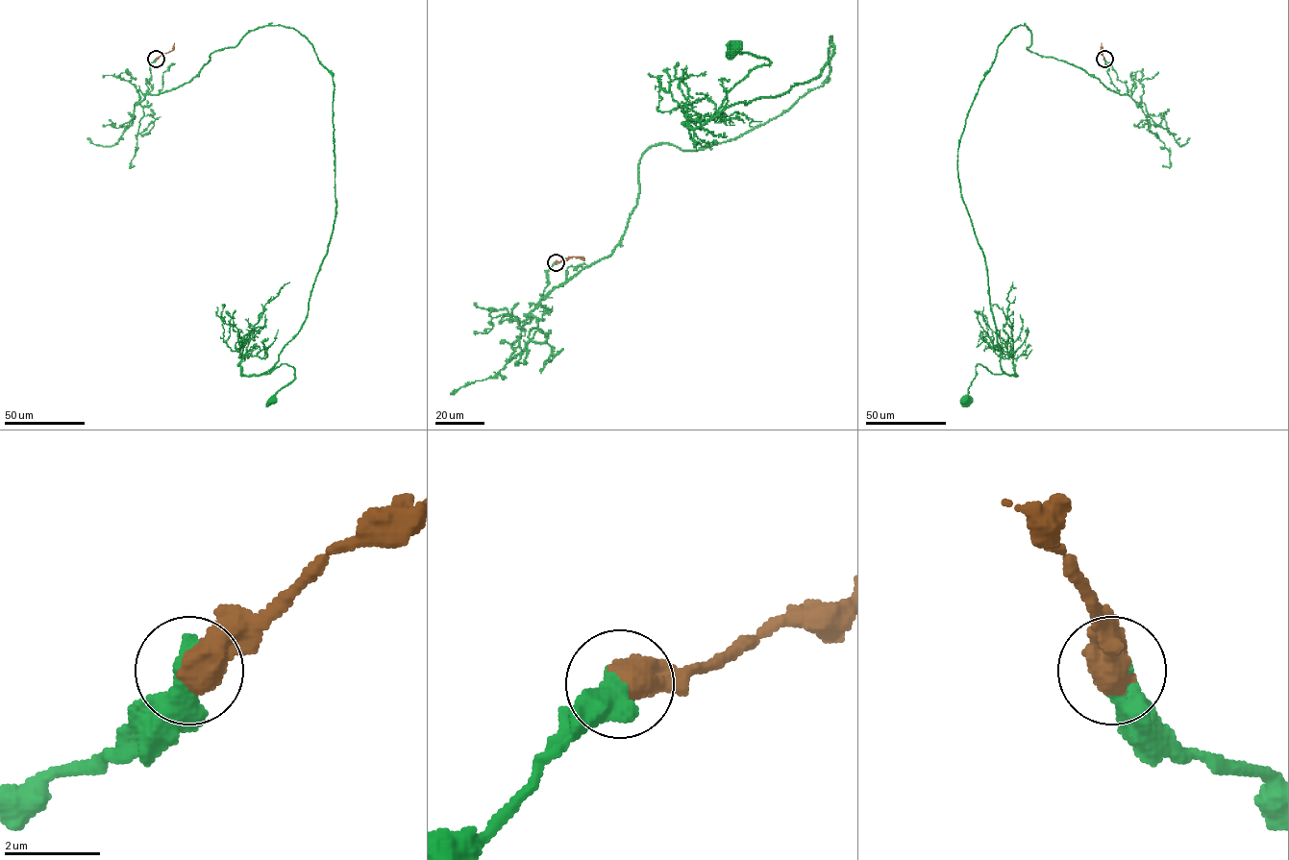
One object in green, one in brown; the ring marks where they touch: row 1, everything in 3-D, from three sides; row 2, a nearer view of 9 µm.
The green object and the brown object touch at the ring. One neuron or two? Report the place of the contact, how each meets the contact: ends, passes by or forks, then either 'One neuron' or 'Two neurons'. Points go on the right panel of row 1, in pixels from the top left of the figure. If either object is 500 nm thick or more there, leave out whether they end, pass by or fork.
Place: (1104, 59). One neuron

